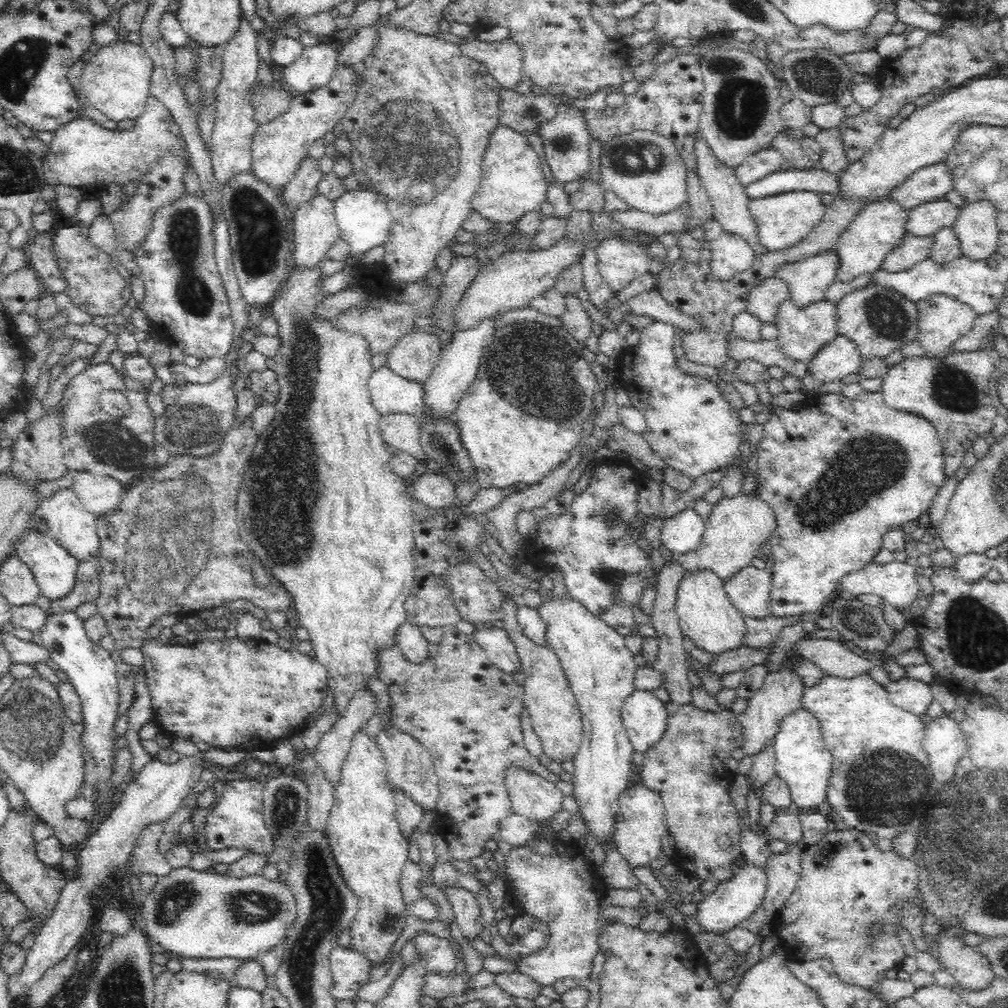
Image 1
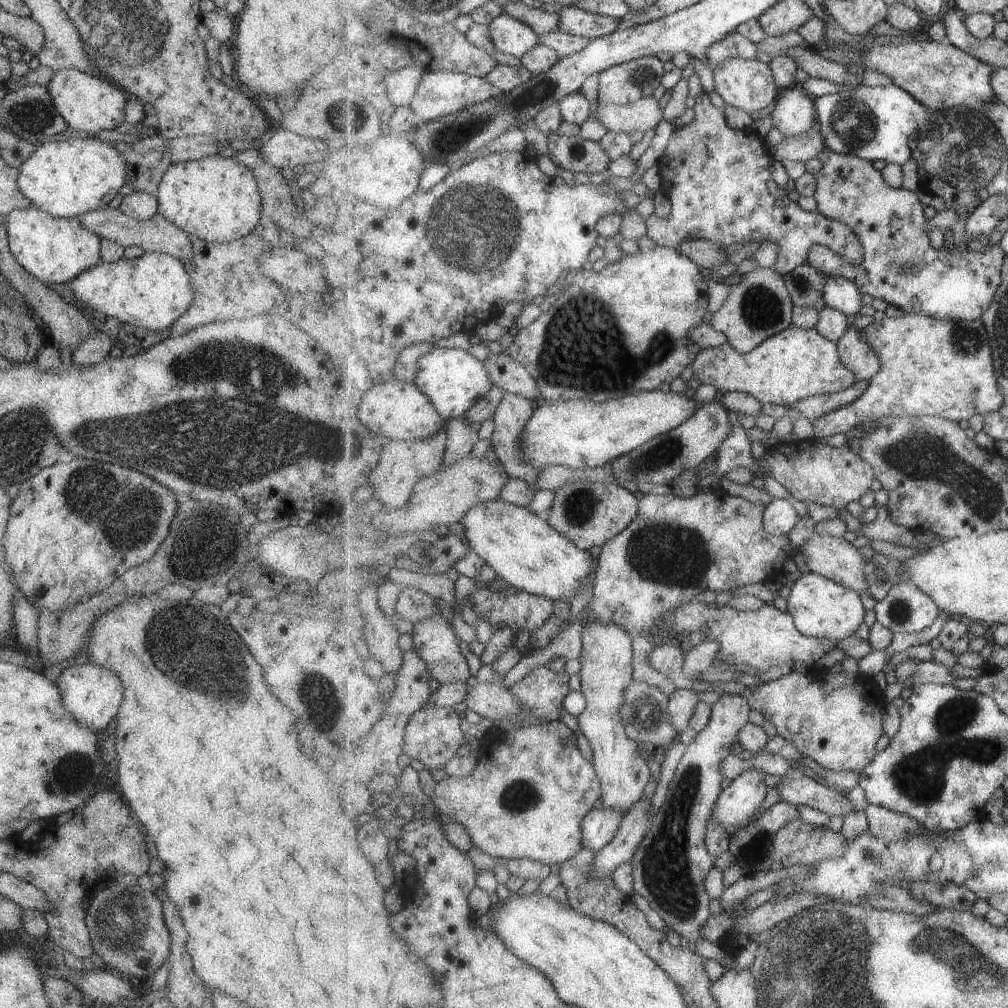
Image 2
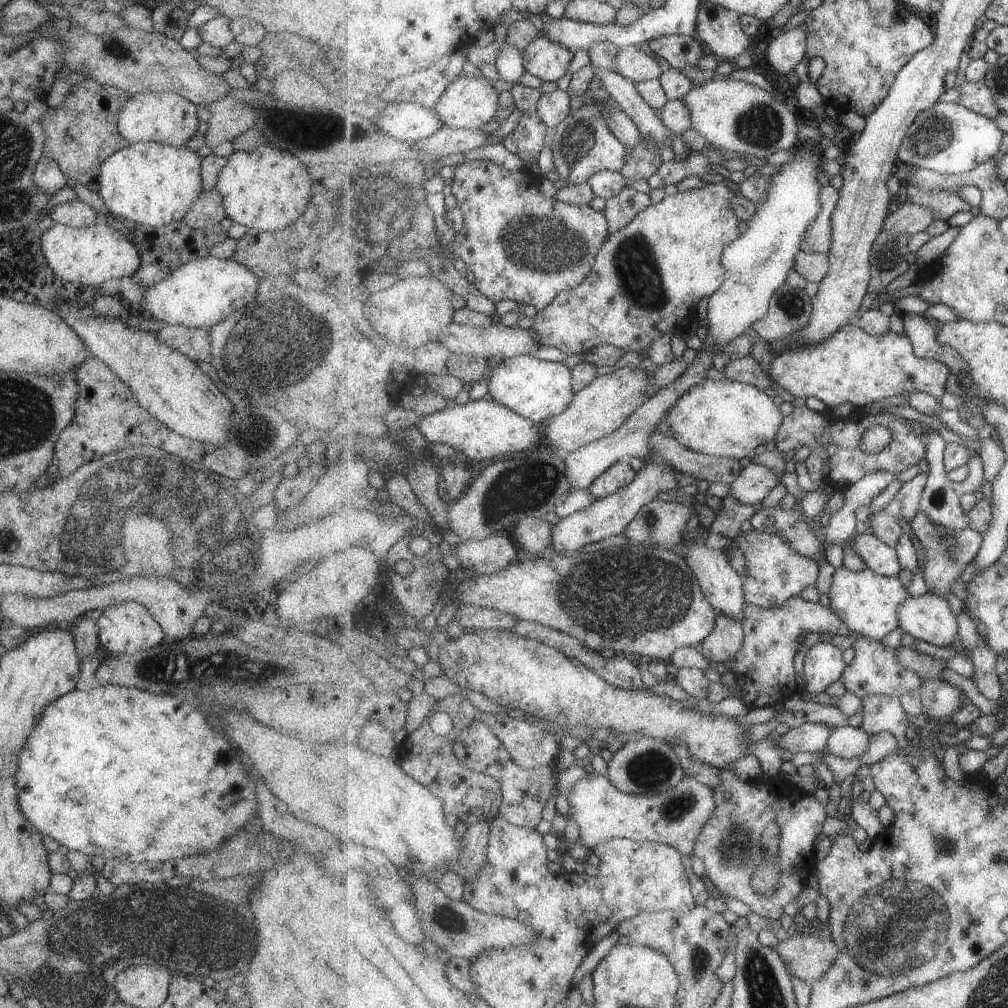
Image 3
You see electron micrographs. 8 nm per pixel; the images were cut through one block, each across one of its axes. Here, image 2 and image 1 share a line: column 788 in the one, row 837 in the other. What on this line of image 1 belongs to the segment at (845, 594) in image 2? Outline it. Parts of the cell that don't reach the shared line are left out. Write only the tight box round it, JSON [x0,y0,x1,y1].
[536,594,638,843]

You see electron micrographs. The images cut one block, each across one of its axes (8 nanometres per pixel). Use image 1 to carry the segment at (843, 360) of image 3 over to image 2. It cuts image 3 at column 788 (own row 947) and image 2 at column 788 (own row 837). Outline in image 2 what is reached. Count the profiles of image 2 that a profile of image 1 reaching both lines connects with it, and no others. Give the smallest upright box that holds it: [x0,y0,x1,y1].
[692,324,870,424]

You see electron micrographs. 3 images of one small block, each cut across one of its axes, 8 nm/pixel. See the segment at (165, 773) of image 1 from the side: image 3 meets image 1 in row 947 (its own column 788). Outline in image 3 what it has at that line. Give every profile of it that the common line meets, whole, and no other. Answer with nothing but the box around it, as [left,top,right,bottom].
[766,26,807,75]

